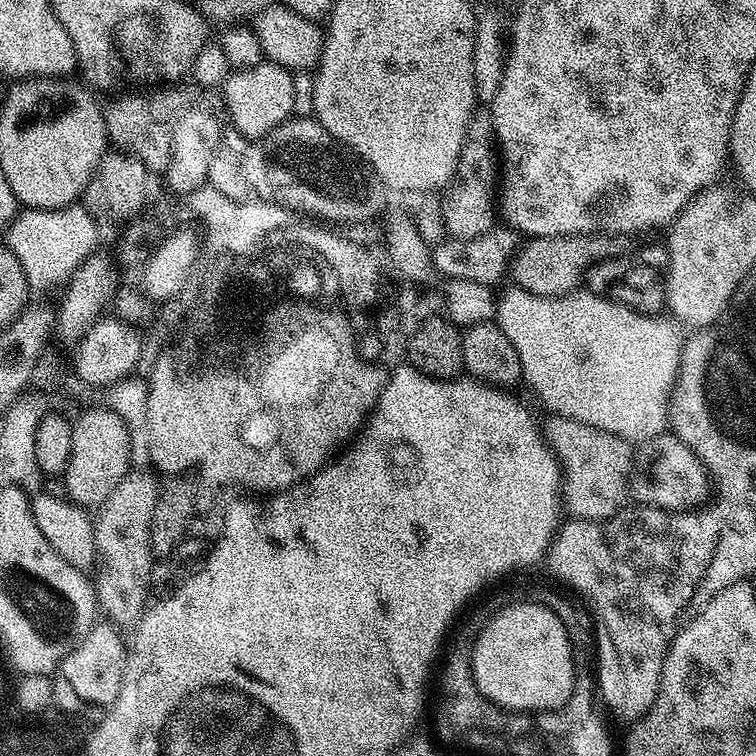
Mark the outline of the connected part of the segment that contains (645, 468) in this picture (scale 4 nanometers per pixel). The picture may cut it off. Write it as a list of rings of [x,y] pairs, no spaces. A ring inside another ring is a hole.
[[[674,434],[643,441],[634,456],[630,477],[630,496],[637,505],[682,512],[700,507],[710,496],[708,471],[700,460]]]

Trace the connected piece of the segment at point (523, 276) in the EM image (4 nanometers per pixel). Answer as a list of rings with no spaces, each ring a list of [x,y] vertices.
[[[537,236],[517,251],[510,265],[510,280],[512,276],[511,283],[515,287],[535,296],[567,296],[585,283],[588,269],[612,256],[623,256],[629,248],[627,236]]]

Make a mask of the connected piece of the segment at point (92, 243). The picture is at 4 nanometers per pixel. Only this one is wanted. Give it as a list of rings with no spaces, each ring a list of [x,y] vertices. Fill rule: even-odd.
[[[83,203],[69,204],[67,208],[24,208],[17,211],[6,229],[8,249],[22,262],[22,274],[26,274],[29,289],[56,288],[71,280],[81,264],[97,251],[101,229]]]

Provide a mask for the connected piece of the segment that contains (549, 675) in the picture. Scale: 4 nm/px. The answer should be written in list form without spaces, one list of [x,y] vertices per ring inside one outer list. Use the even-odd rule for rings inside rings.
[[[520,598],[515,604],[506,605],[499,609],[496,613],[489,615],[483,621],[481,630],[474,637],[472,645],[472,677],[478,686],[478,690],[490,702],[494,702],[500,708],[507,708],[510,712],[523,712],[525,714],[537,714],[544,711],[552,711],[555,708],[563,708],[570,698],[575,686],[575,662],[572,657],[571,635],[569,625],[562,622],[562,618],[558,618],[558,614],[554,614],[554,610],[550,610],[544,604],[539,604],[532,598]]]

